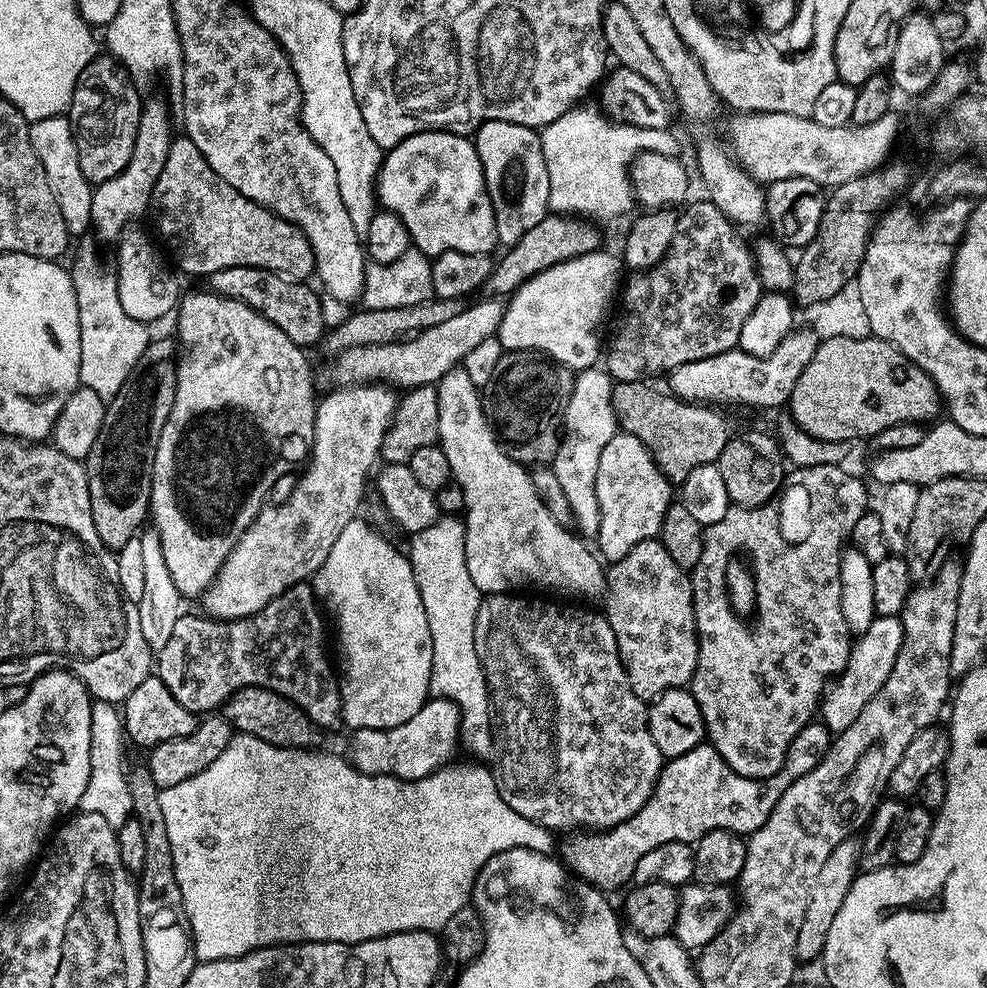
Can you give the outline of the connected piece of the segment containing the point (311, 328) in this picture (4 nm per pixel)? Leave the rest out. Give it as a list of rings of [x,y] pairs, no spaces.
[[[228,267],[224,271],[211,273],[208,282],[211,291],[219,293],[220,296],[241,300],[262,313],[295,345],[310,348],[315,343],[318,344],[325,335],[326,323],[323,320],[319,295],[314,294],[308,287],[310,285],[303,281],[290,281],[277,272],[260,267]]]

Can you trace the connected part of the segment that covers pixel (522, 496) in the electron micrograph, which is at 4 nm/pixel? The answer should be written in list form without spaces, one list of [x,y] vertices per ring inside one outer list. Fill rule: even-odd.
[[[463,366],[451,368],[435,385],[435,390],[438,394],[438,443],[450,461],[453,481],[462,486],[464,494],[462,519],[466,530],[466,570],[470,570],[474,586],[478,586],[481,594],[512,594],[517,590],[532,590],[528,588],[536,587],[545,588],[548,592],[561,592],[564,598],[603,597],[606,592],[606,568],[601,557],[593,549],[592,553],[575,531],[554,522],[550,510],[542,506],[538,490],[534,490],[529,469],[509,458],[503,444],[492,431],[488,417],[484,415],[483,403],[476,402],[472,412],[468,412],[468,399],[479,401],[482,392],[467,376]]]

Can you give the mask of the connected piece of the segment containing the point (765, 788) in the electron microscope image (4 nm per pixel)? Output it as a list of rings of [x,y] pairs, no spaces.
[[[823,722],[806,725],[798,730],[794,742],[790,742],[780,769],[765,780],[751,780],[738,774],[720,757],[714,745],[702,743],[694,750],[686,750],[686,754],[671,757],[665,763],[642,810],[599,834],[565,835],[568,837],[561,839],[558,844],[559,855],[563,863],[584,883],[592,885],[593,889],[623,889],[633,883],[632,875],[640,859],[650,854],[650,850],[666,846],[666,842],[695,845],[696,841],[710,834],[710,830],[719,828],[741,834],[757,832],[766,818],[770,818],[774,806],[778,806],[778,798],[786,794],[790,785],[802,778],[802,774],[810,774],[810,770],[818,766],[833,739],[833,733]]]

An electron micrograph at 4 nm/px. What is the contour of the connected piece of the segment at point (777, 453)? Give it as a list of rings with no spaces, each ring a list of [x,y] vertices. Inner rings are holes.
[[[752,430],[742,433],[739,431],[733,435],[719,455],[716,465],[724,479],[731,503],[741,508],[759,508],[779,493],[778,488],[784,478],[786,460],[775,437],[773,439],[764,432]]]

